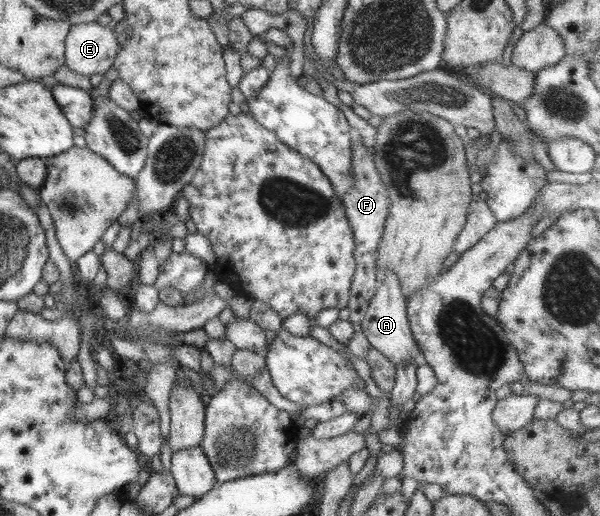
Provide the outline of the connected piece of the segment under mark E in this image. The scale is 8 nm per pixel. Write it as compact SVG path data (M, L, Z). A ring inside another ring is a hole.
M97 20L70 27L65 39L67 68L81 75L105 74L113 68L120 51L114 25L100 25Z

